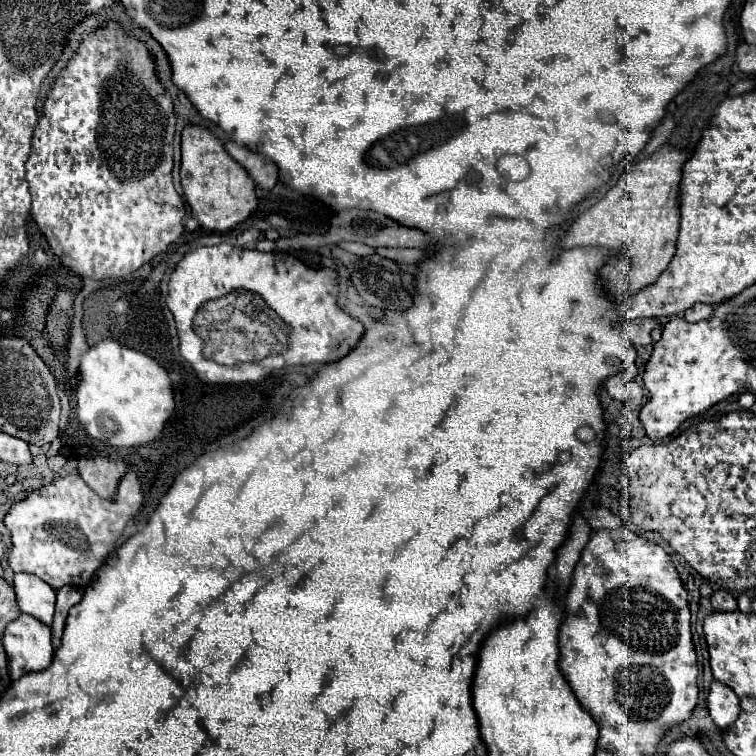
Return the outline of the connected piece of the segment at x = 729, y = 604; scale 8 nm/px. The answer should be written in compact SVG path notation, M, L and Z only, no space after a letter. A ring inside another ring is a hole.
M717 589L711 595L711 605L715 611L735 611L737 609L737 599L733 597L733 593L725 591L725 589Z

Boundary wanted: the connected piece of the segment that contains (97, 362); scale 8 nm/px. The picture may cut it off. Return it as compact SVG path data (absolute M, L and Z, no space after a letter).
M101 339L93 347L89 347L79 359L79 385L77 385L77 419L85 427L85 431L99 441L105 441L113 447L135 447L141 443L153 441L165 421L171 417L175 409L171 381L167 371L147 353L121 345L115 339Z

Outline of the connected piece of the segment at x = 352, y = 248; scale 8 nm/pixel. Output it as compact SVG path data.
M339 243L339 247L353 253L353 255L371 255L371 253L375 253L375 249L363 245L363 243Z

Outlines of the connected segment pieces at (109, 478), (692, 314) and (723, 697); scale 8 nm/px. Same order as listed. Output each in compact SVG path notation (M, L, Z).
M99 455L93 459L81 459L77 471L83 481L101 497L113 497L121 477L127 473L127 467L123 461L113 461L105 455Z
M699 303L699 305L693 305L689 311L685 311L685 319L691 321L691 323L697 323L697 321L707 319L711 313L713 313L713 307L711 305Z
M713 679L711 691L707 697L707 707L715 725L725 729L739 715L739 697L733 693L731 687Z

